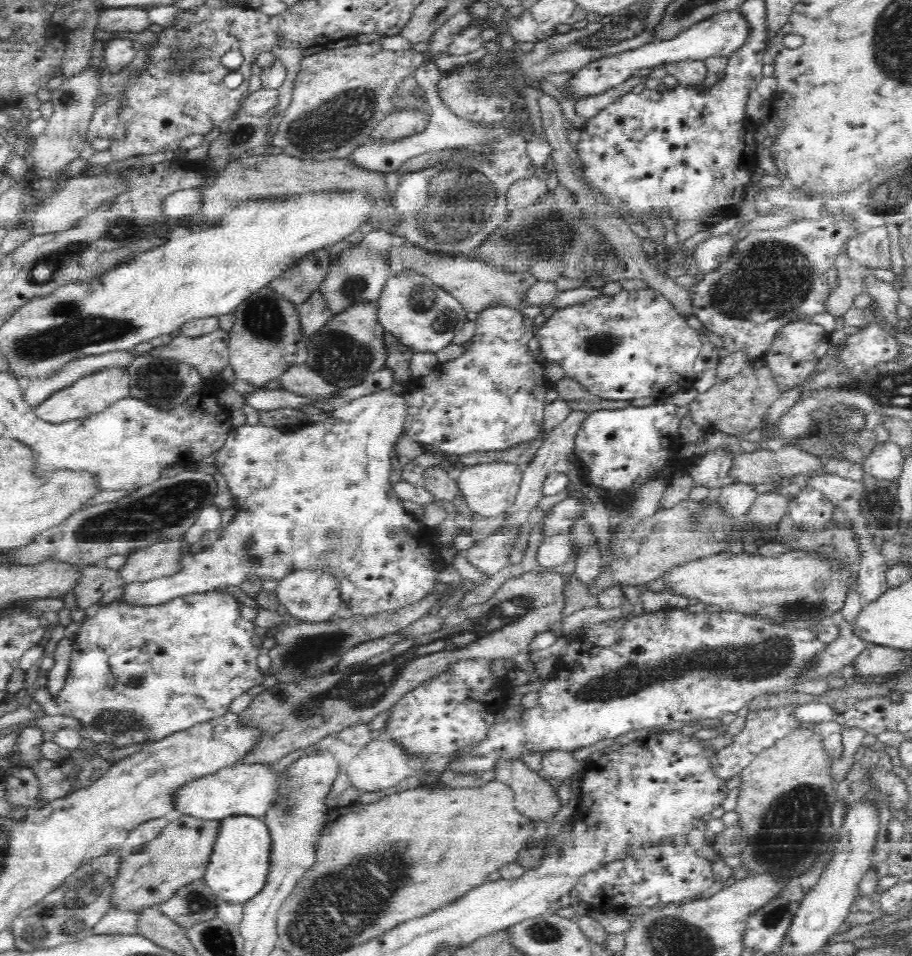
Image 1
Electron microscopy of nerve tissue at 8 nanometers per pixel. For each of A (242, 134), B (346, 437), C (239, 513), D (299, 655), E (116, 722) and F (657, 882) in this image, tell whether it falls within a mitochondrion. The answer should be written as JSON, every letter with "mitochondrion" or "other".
{"A":"mitochondrion","B":"other","C":"other","D":"mitochondrion","E":"mitochondrion","F":"other"}

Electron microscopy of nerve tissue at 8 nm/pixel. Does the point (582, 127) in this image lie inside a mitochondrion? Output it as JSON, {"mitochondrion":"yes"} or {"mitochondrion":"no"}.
{"mitochondrion":"no"}

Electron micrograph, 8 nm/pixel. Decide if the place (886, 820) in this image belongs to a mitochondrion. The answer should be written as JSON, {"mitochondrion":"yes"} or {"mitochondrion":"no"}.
{"mitochondrion":"no"}

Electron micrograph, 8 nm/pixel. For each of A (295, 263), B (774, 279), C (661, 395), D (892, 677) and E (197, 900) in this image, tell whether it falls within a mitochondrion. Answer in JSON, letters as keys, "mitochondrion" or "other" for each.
{"A":"other","B":"mitochondrion","C":"other","D":"other","E":"mitochondrion"}

